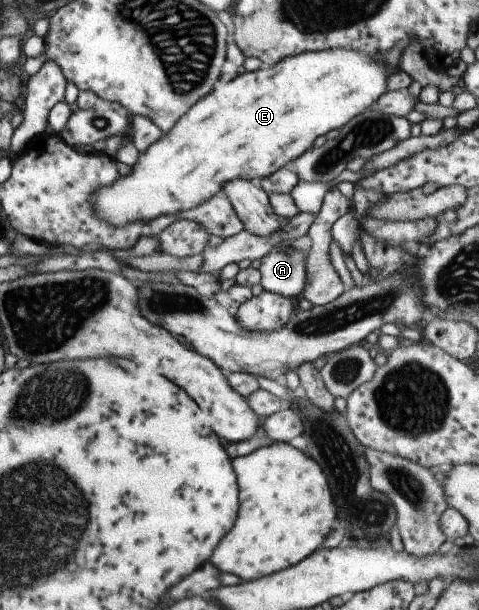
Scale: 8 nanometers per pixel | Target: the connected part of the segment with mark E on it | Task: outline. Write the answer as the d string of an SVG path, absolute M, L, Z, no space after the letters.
M336 48L320 52L300 53L288 58L284 57L274 66L261 67L253 72L244 71L241 75L236 75L226 83L217 80L212 90L206 96L200 98L194 106L191 106L188 112L180 118L180 122L176 122L176 126L172 126L172 130L168 130L168 134L162 134L156 142L150 143L150 146L147 146L140 152L138 162L132 166L132 170L130 170L128 176L118 176L112 186L101 186L95 193L91 194L91 208L94 208L93 212L95 216L99 220L108 222L110 226L123 227L128 222L134 223L134 220L146 224L158 218L158 216L164 214L174 215L180 211L187 211L205 203L214 195L220 195L221 187L228 181L236 179L250 181L252 178L263 179L271 175L275 170L283 167L284 164L290 162L290 160L294 160L305 150L308 150L318 136L322 136L326 132L330 132L330 130L339 129L352 117L359 115L364 110L368 110L370 104L373 104L380 95L384 94L385 79L394 71L390 71L387 67L384 67L379 60L375 55L370 57L368 53L362 51L349 51L347 48Z

